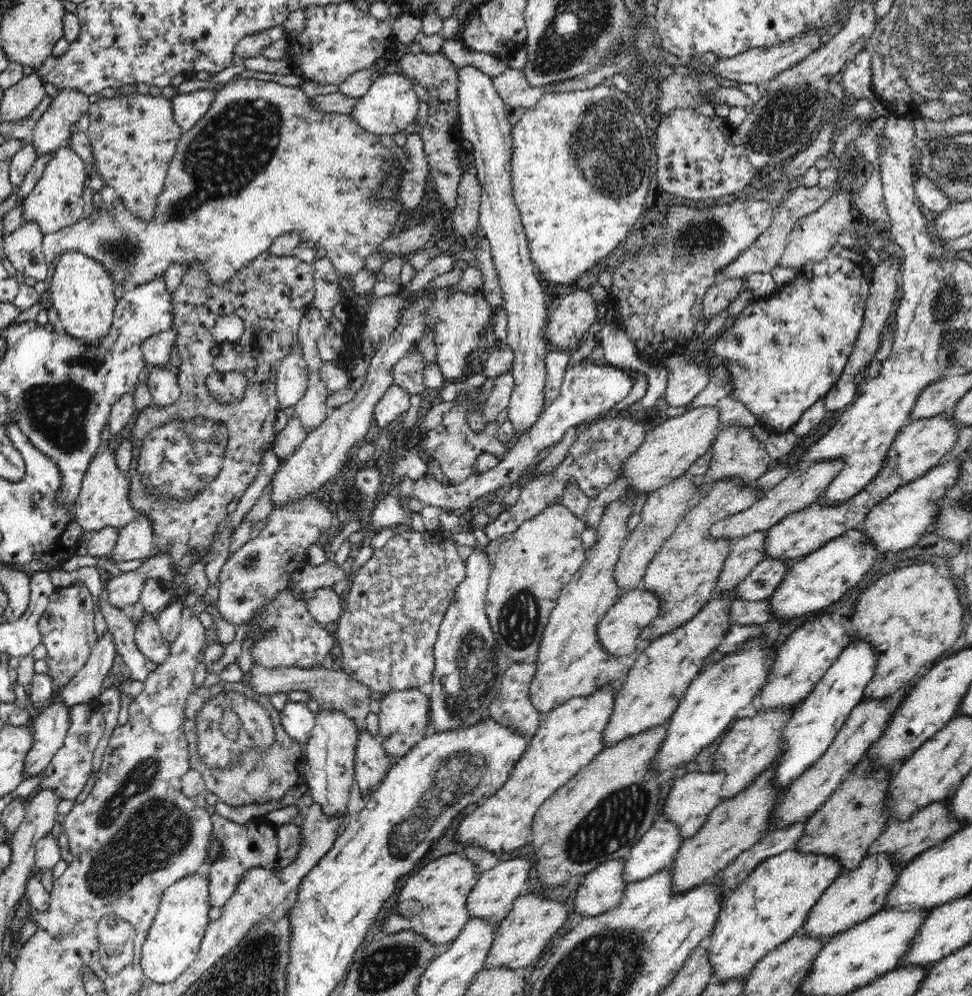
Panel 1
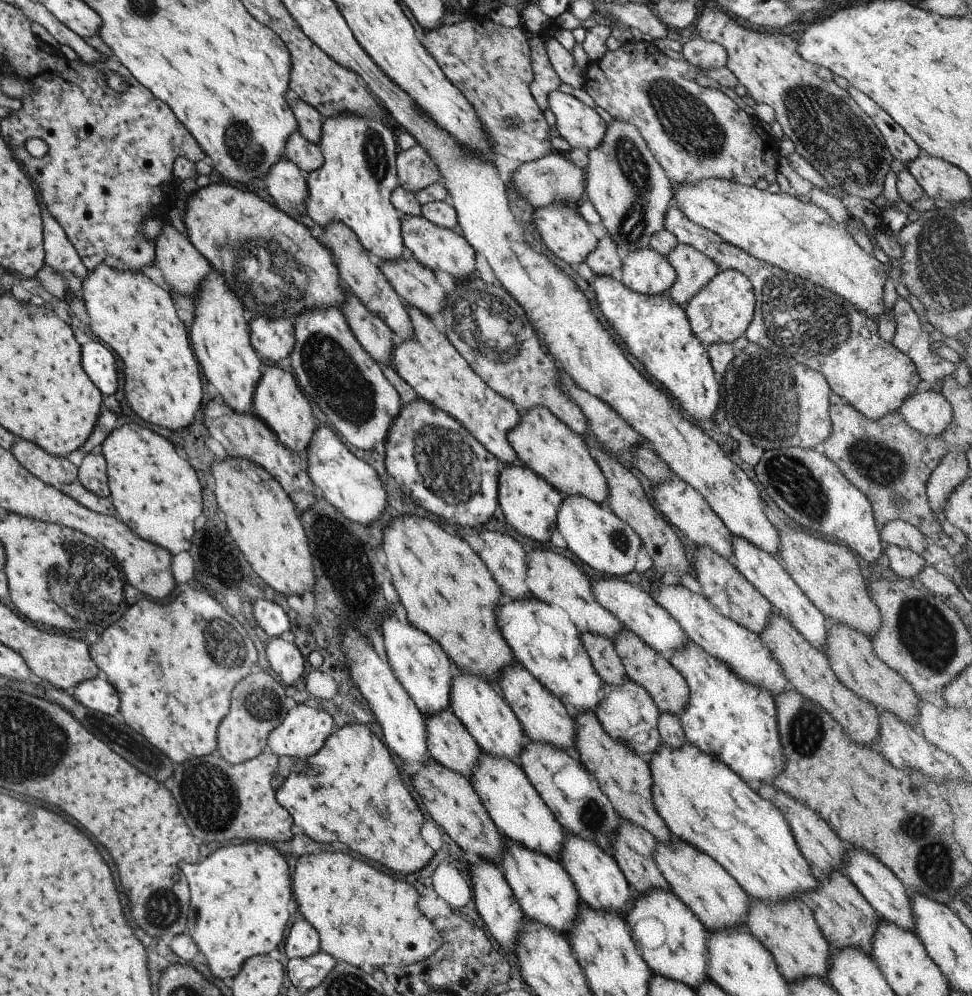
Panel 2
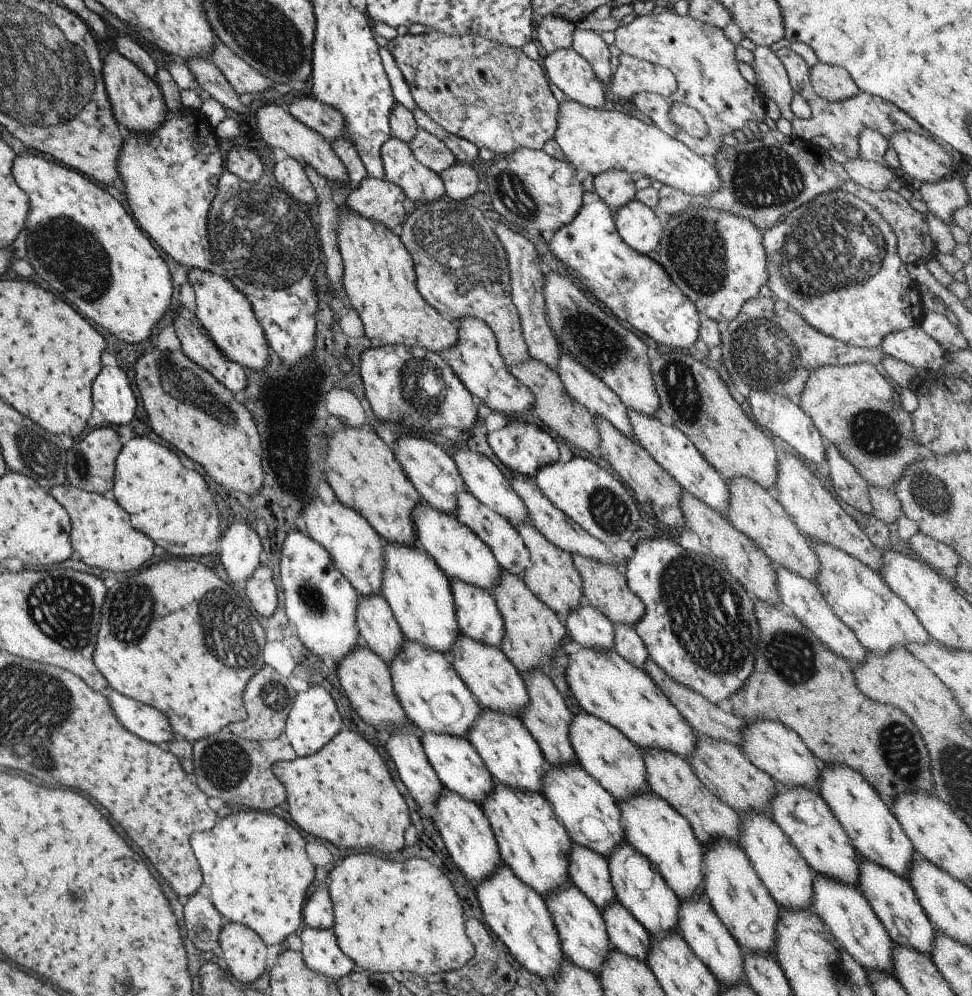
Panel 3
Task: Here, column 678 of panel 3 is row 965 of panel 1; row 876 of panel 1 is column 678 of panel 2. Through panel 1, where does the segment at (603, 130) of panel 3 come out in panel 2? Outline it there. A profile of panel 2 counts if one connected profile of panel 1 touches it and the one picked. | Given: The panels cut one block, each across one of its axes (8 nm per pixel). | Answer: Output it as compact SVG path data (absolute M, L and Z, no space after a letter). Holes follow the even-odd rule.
M704 178L700 181L679 183L675 188L672 184L672 197L675 198L677 208L691 221L700 227L706 228L711 232L714 232L723 241L728 242L730 245L736 246L738 249L744 250L745 253L750 254L753 258L758 261L763 261L769 263L777 268L786 271L787 273L794 274L801 278L810 280L816 285L822 286L839 297L850 302L858 311L866 314L869 318L878 320L878 317L883 312L882 297L883 296L883 284L885 284L885 279L889 276L889 265L886 263L880 263L875 259L875 257L866 254L856 243L853 241L849 232L845 229L844 224L837 223L827 215L827 213L821 208L817 207L813 203L804 204L800 202L797 197L791 193L769 193L766 189L760 190L755 188L754 185L745 186L741 183L736 183L735 181L729 179L718 179L718 178Z

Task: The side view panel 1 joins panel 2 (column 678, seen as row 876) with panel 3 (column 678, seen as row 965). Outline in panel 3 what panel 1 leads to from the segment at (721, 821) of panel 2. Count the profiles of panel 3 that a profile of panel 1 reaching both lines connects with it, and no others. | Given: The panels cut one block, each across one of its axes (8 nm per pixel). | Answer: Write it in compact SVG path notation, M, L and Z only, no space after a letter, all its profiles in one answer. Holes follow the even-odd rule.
M581 647L565 657L565 682L581 710L616 728L638 748L659 748L685 759L695 750L695 731L645 671L623 660L614 649Z

